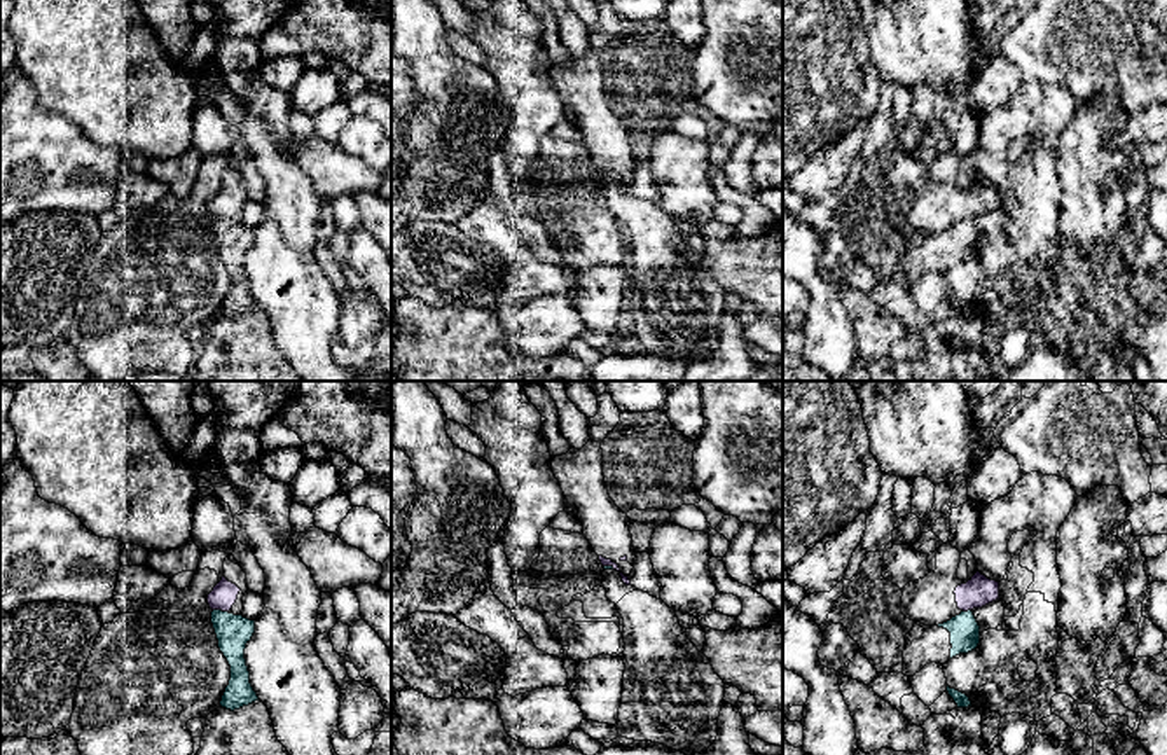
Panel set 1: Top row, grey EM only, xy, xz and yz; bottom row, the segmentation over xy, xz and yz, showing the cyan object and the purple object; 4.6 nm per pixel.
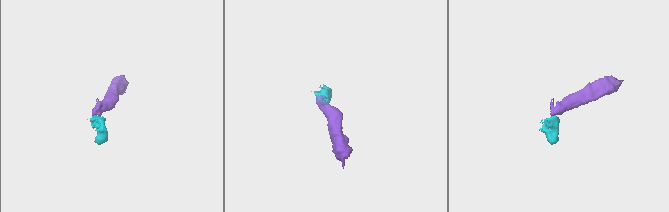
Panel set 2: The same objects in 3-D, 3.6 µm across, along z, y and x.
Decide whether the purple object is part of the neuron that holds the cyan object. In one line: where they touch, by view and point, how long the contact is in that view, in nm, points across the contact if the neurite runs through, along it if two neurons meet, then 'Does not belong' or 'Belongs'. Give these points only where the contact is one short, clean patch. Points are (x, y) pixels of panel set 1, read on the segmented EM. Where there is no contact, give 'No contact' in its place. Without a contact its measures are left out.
Touches cyan at xy (220, 610). Shared border 70 nm. Boundary: xy (214, 609), (227, 612). Does not belong

